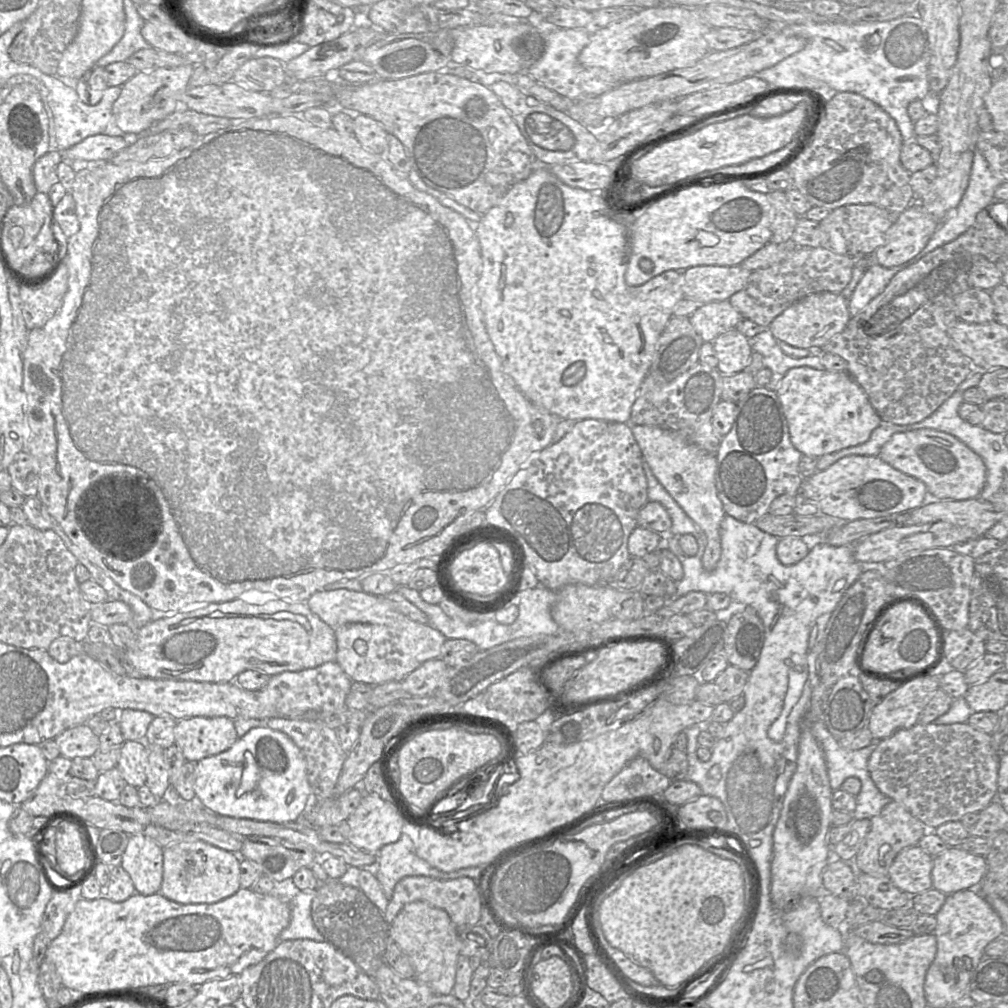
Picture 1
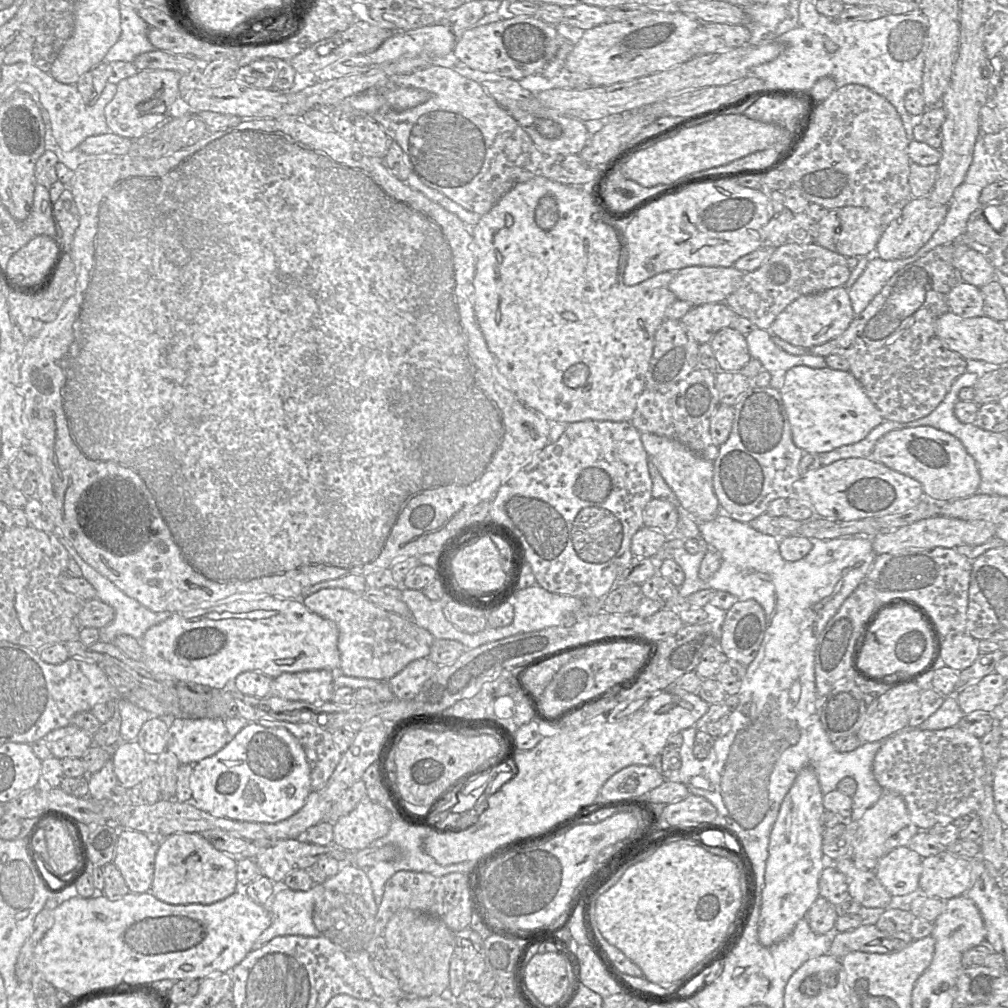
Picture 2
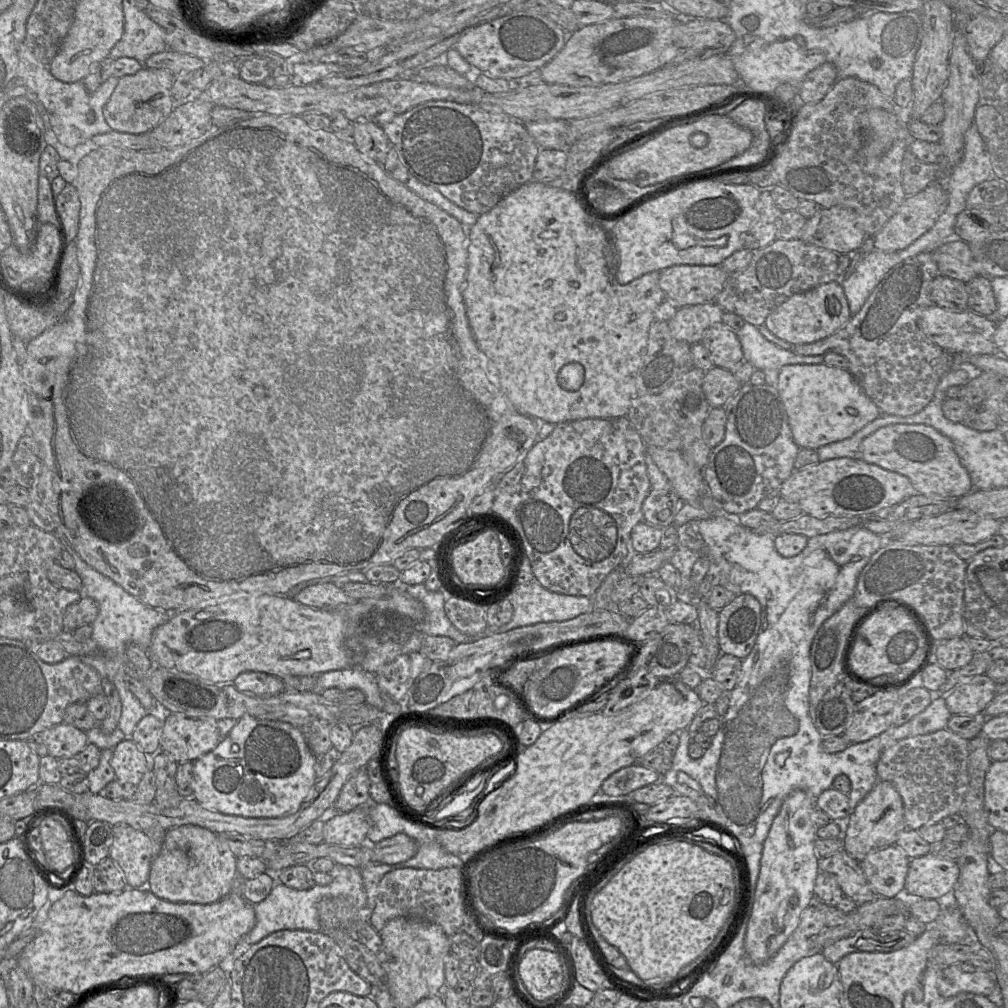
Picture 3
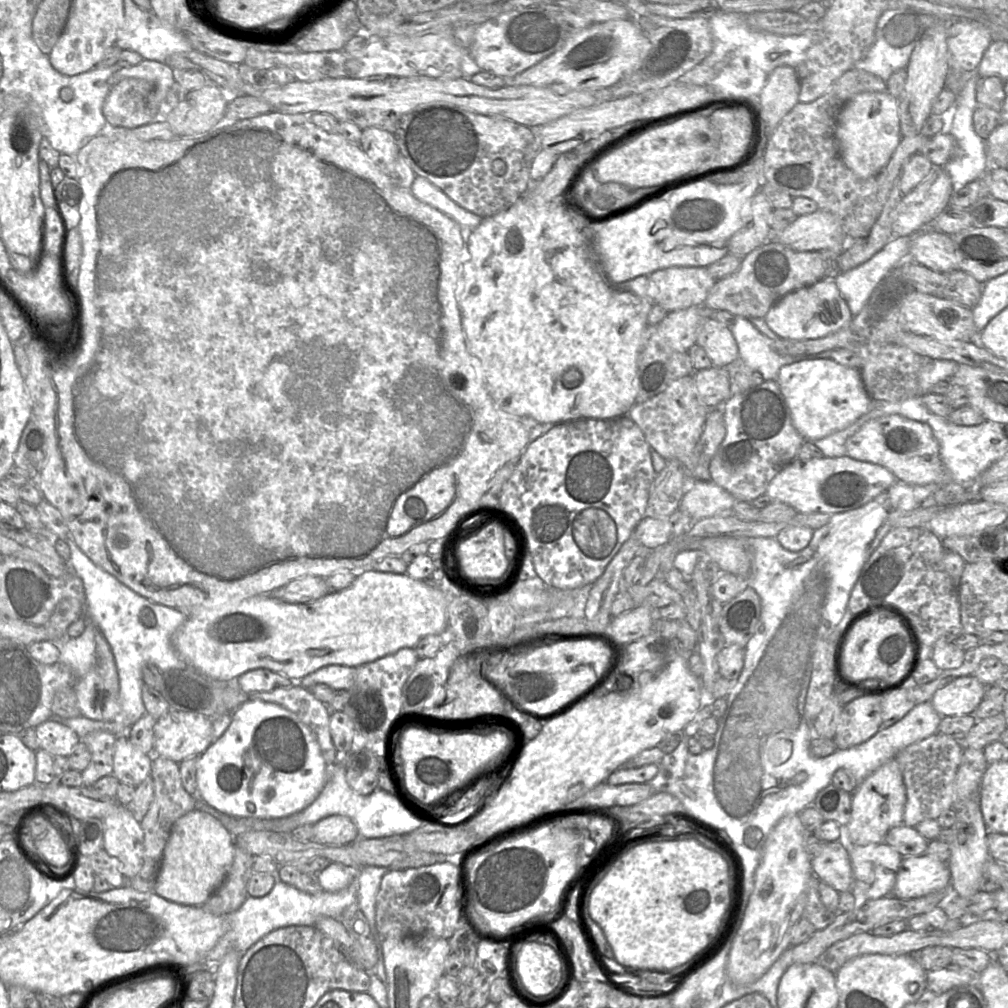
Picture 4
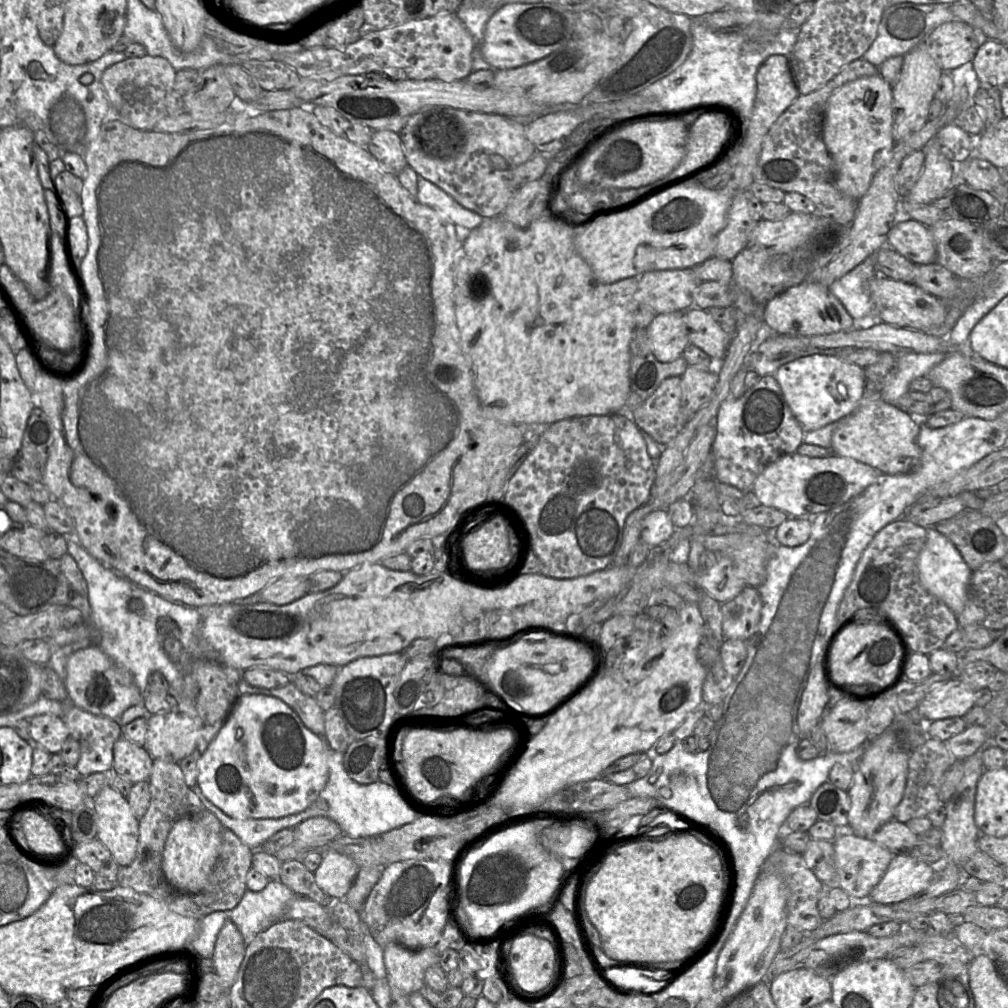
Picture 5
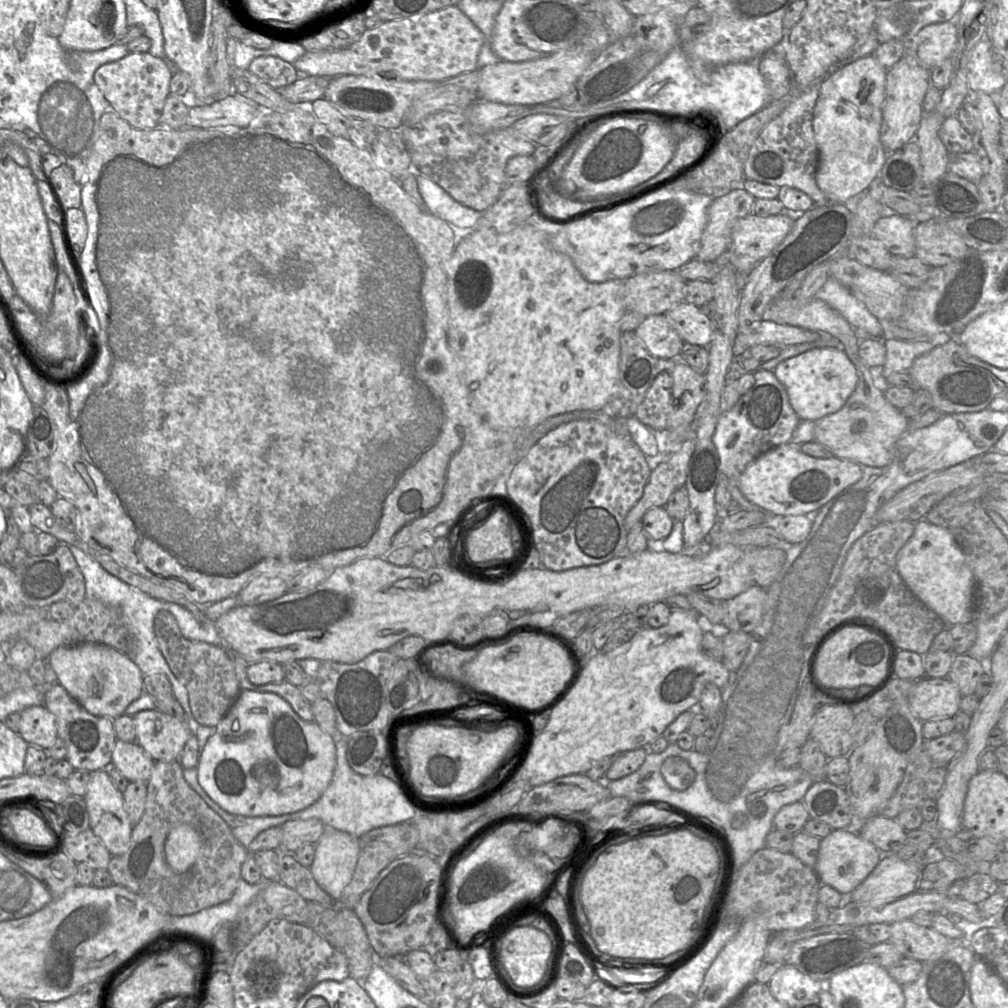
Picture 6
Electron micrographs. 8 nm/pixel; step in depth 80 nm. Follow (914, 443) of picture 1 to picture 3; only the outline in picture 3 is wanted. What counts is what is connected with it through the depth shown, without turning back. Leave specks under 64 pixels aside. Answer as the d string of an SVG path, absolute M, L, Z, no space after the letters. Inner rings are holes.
M892 424L881 427L860 444L861 459L907 477L917 493L932 498L961 498L973 485L952 441L926 424Z

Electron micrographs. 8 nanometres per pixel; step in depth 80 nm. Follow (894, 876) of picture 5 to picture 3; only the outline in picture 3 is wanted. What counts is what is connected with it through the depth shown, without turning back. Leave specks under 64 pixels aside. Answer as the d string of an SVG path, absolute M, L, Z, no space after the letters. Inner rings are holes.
M928 853L910 860L904 890L924 899L948 897L959 874L957 861Z

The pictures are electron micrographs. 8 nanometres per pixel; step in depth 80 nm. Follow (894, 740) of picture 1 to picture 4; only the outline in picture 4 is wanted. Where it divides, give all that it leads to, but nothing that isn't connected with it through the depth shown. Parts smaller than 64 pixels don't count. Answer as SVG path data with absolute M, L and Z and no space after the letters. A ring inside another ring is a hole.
M936 733L900 750L896 756L906 789L903 824L915 828L920 822L936 820L943 812L963 802L957 800L955 776L963 755L960 742L945 734Z

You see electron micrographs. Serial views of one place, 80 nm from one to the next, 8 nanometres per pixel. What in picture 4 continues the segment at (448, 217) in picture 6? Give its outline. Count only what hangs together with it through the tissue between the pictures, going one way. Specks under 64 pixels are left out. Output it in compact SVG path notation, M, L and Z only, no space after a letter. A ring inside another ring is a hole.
M415 177L410 191L418 200L446 214L460 226L468 226L470 229L475 229L482 222L481 216L459 206L442 190L423 177Z

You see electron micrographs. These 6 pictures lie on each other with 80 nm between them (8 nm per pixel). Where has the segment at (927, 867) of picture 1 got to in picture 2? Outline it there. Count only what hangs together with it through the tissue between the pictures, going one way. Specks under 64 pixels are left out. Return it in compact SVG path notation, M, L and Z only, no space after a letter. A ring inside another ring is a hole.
M900 846L883 856L873 870L891 896L920 892L922 857L907 846Z

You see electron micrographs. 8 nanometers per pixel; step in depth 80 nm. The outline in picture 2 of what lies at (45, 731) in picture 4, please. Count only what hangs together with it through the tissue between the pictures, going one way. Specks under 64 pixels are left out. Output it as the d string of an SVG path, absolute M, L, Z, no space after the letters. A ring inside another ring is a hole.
M72 724L55 729L45 737L52 755L58 759L82 758L94 745L93 737Z

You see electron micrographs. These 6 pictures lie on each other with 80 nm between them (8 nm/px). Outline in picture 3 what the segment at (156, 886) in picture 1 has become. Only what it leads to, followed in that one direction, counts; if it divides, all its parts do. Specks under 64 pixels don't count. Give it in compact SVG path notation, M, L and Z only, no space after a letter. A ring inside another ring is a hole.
M128 825L113 826L113 843L110 848L109 857L116 863L121 870L127 887L144 888L146 887L150 875L150 869L154 860L154 845L150 837L144 832L134 829Z

